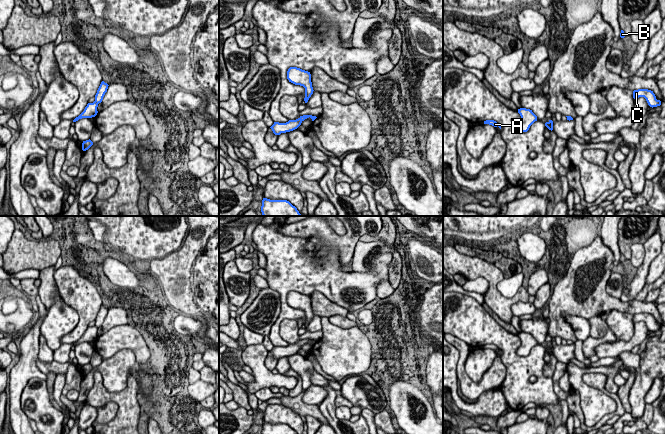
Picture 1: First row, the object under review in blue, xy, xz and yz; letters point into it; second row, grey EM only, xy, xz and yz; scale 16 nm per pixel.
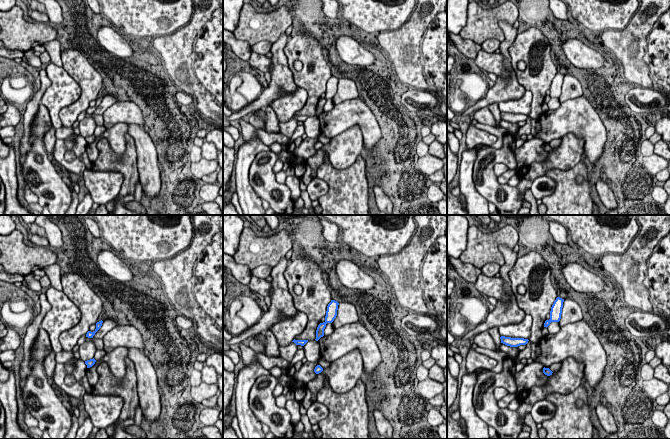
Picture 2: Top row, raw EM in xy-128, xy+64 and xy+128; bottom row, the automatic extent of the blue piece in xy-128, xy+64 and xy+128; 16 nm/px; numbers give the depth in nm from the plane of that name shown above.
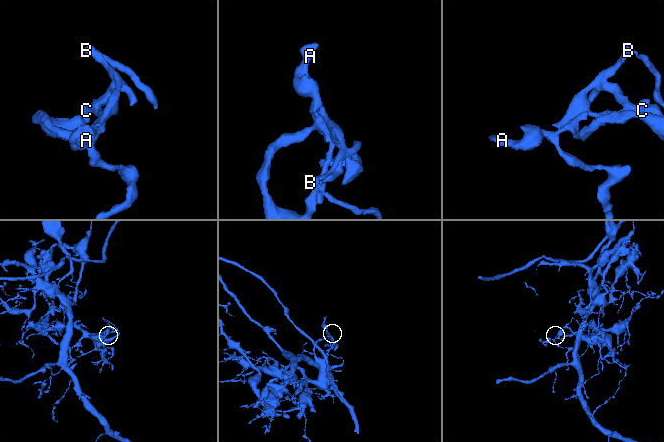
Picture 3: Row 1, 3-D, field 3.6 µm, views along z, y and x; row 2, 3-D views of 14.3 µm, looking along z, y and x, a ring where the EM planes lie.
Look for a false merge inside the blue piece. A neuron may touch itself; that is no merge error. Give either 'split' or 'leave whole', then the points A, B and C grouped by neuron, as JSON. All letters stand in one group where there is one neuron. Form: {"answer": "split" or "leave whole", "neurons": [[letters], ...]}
{"answer": "split", "neurons": [["A"], ["B", "C"]]}

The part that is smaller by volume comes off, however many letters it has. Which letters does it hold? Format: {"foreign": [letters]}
{"foreign": ["A"]}

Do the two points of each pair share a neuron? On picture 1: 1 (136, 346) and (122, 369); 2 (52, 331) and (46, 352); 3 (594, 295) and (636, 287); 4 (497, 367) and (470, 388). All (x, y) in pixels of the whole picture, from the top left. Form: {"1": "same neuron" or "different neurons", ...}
{"1": "different neurons", "2": "different neurons", "3": "different neurons", "4": "same neuron"}

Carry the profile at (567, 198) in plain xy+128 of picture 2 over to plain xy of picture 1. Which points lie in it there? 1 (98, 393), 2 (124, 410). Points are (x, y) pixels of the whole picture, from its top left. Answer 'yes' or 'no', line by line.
1: yes
2: yes

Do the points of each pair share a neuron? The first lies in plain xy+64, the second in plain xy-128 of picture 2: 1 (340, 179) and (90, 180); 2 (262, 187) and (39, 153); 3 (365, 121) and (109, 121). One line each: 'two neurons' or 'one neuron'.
1: two neurons
2: one neuron
3: one neuron

